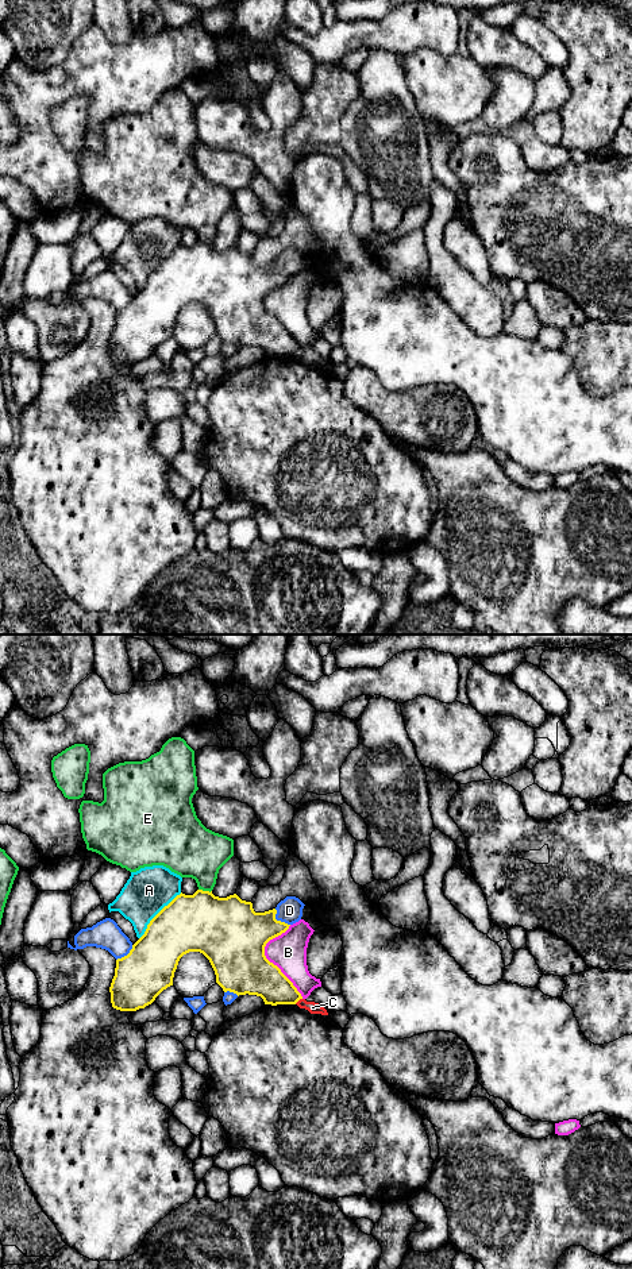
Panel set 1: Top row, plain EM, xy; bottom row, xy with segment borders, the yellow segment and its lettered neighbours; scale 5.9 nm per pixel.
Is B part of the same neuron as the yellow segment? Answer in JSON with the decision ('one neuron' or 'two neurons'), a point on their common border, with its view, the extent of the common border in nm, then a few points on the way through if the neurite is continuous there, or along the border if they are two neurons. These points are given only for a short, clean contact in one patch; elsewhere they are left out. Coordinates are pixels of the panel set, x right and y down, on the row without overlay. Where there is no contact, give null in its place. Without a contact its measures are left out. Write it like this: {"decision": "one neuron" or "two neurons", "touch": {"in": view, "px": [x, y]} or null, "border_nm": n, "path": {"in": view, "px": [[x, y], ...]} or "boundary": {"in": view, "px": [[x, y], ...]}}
{"decision": "two neurons", "touch": {"in": "xy", "px": [268, 312]}, "border_nm": 440}

